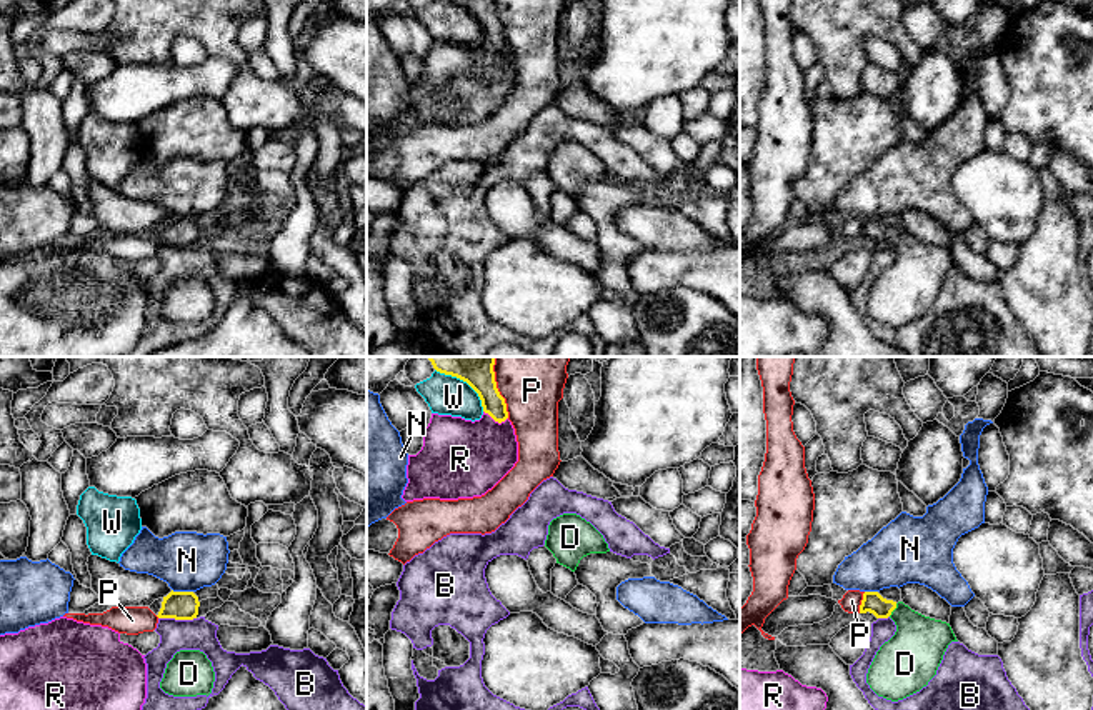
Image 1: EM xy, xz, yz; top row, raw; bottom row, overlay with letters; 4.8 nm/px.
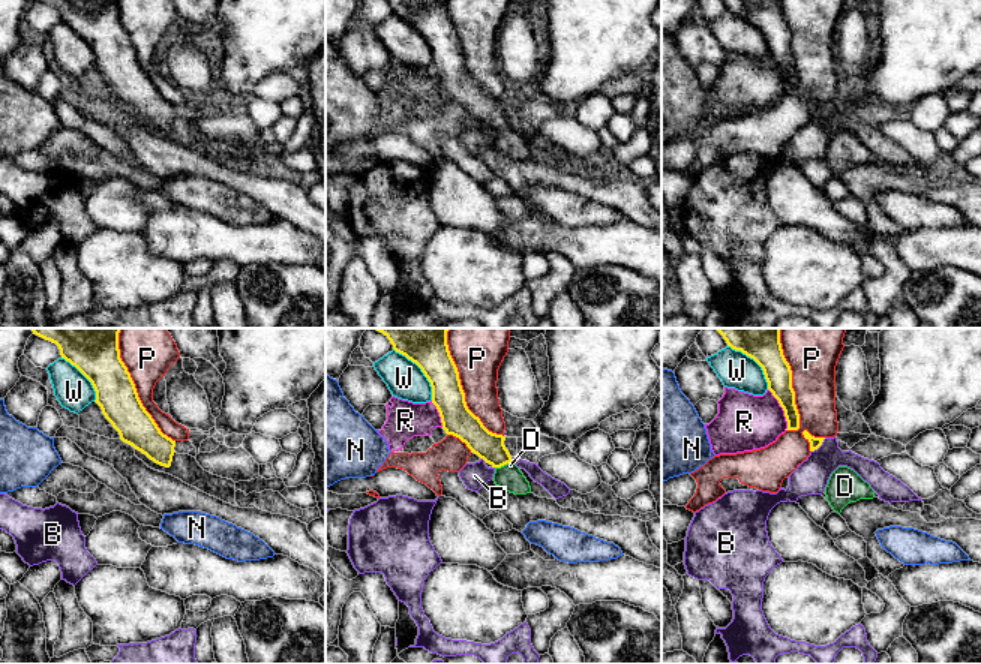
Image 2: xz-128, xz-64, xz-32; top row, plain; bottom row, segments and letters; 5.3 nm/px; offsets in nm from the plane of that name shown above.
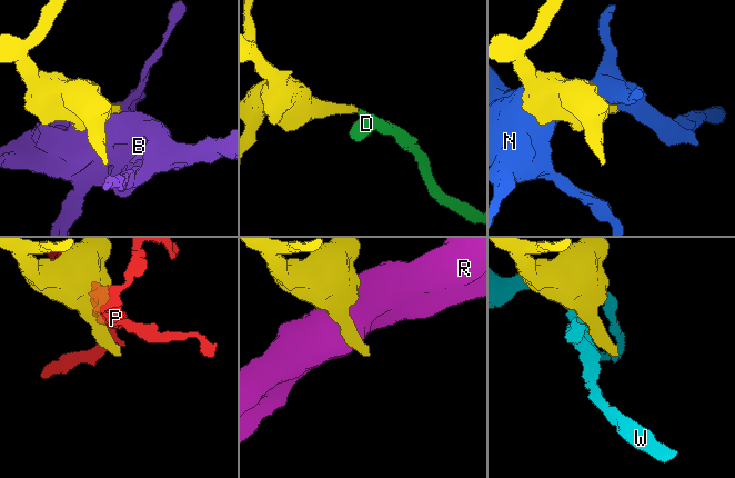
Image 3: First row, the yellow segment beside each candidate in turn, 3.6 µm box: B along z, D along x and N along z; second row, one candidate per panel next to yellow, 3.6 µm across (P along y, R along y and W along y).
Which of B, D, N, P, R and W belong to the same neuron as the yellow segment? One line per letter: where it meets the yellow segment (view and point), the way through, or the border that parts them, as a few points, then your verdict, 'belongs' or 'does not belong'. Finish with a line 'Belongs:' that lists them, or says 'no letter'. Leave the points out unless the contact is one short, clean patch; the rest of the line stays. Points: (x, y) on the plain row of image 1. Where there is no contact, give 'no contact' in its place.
B: contact xy (177, 245); border xy (159, 244), (195, 245); does not belong
D: contact yz (893, 235); way yz (873, 229), (882, 235), (893, 235), (912, 254), (912, 284); belongs
N: contact xy (182, 219); border xy (172, 215), (192, 219); does not belong
P: contact xz (500, 22); does not belong
R: contact xz (495, 47); border xz (484, 37), (499, 49), (507, 45); does not belong
W: contact xz (469, 10); does not belong
Belongs: D

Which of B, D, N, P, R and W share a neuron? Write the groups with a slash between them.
B / D / N / P / R / W

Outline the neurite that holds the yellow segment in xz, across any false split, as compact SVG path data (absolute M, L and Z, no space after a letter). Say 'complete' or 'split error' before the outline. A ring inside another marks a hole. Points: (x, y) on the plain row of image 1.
complete | M445 0L467 8L480 23L483 38L495 48L502 50L508 45L505 25L500 22L495 0Z

